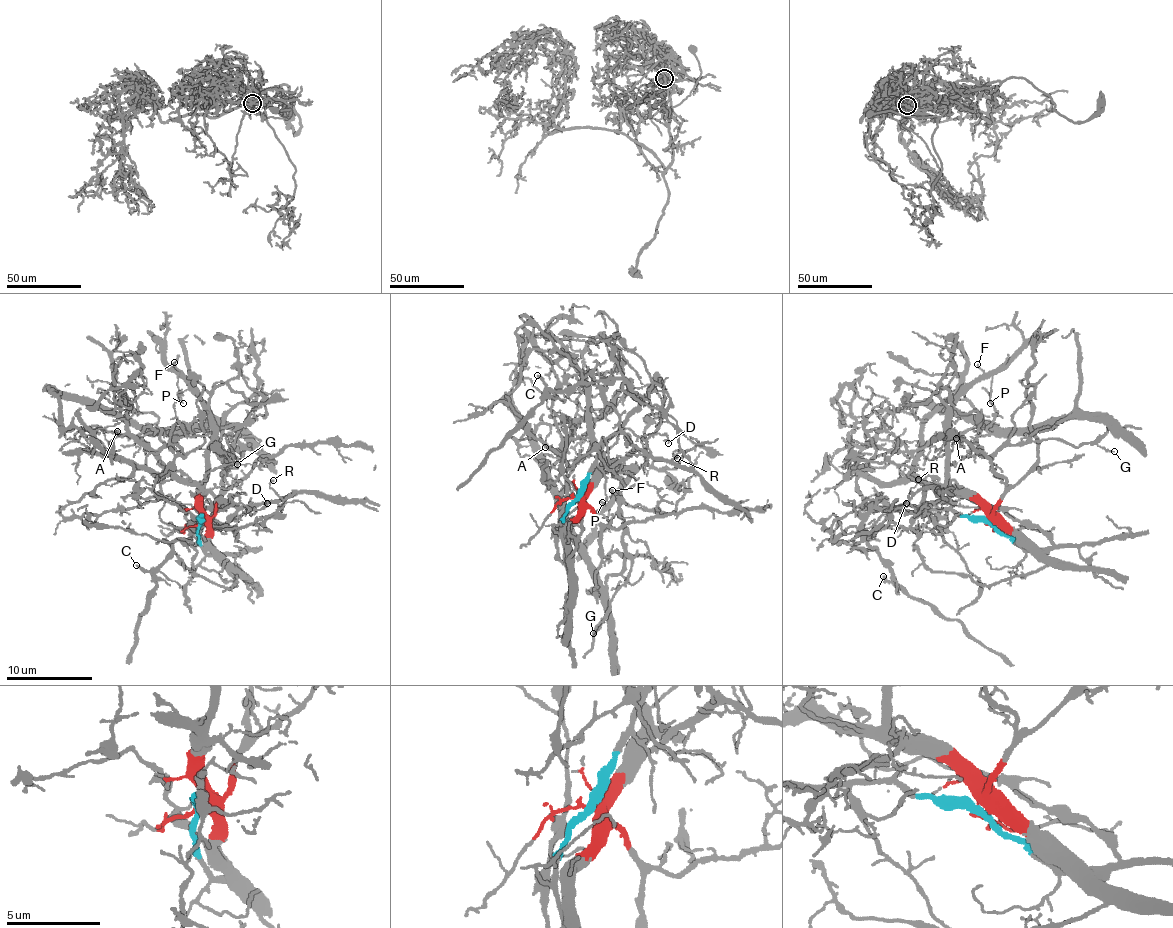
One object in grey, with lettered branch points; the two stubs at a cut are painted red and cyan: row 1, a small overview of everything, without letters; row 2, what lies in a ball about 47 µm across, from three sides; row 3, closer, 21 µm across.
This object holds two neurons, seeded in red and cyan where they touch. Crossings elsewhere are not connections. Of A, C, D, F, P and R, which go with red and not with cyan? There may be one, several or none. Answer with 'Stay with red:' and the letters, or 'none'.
Stay with red: A, D, F, P, R

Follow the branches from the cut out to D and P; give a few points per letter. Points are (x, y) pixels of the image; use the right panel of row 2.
D: (989, 522), (980, 505), (961, 493), (921, 505), (921, 509), (912, 514), (899, 511), (905, 502)
P: (989, 522), (978, 505), (948, 479), (948, 414), (953, 400), (990, 376), (990, 403)

